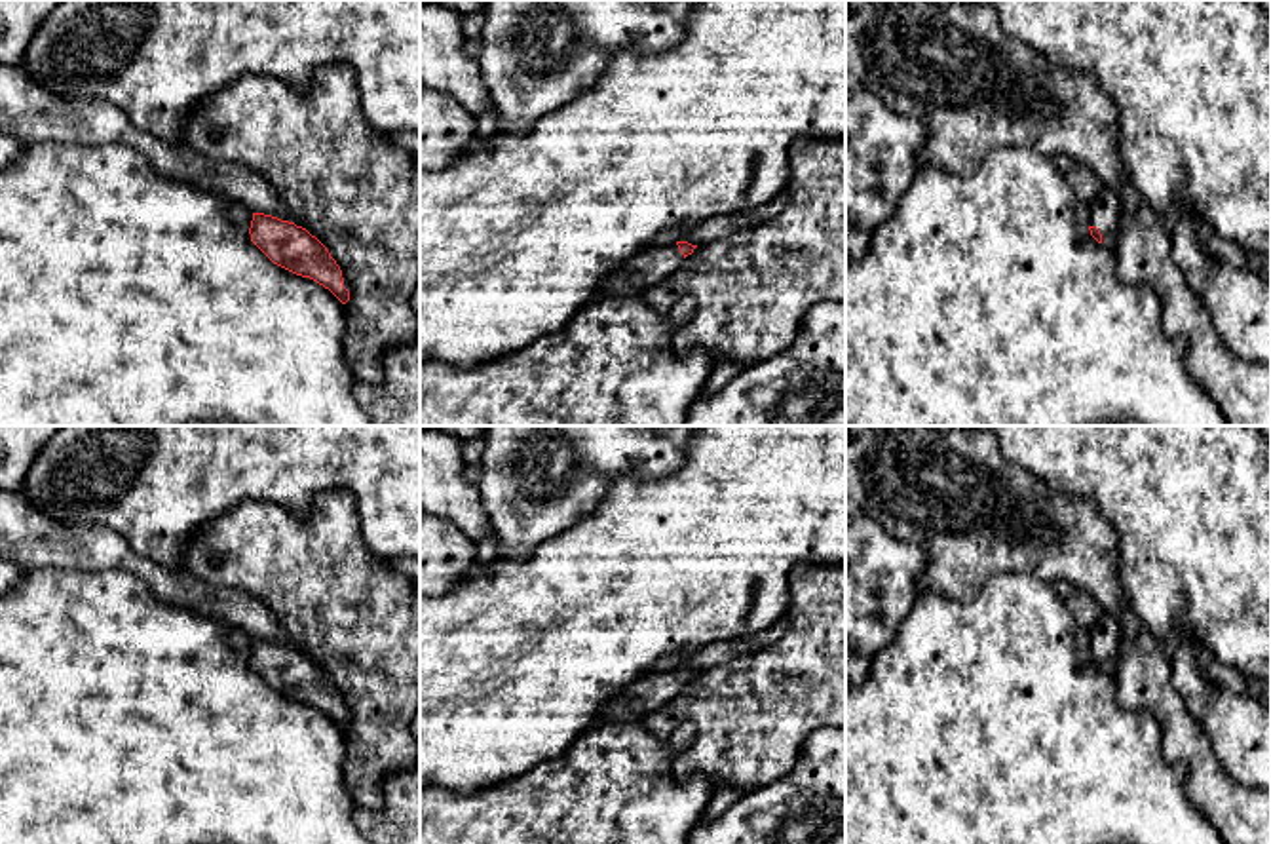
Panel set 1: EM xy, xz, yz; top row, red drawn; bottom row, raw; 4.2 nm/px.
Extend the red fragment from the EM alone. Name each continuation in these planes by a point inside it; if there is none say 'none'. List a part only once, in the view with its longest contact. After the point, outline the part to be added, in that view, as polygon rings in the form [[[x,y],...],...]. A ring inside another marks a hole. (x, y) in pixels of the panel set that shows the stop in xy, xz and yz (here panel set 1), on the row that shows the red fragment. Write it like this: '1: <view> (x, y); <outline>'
1: yz (1104, 210); [[[1102,188],[1100,194],[1087,207],[1089,226],[1096,226],[1102,234],[1102,245],[1115,249],[1119,230],[1119,200],[1117,196]]]

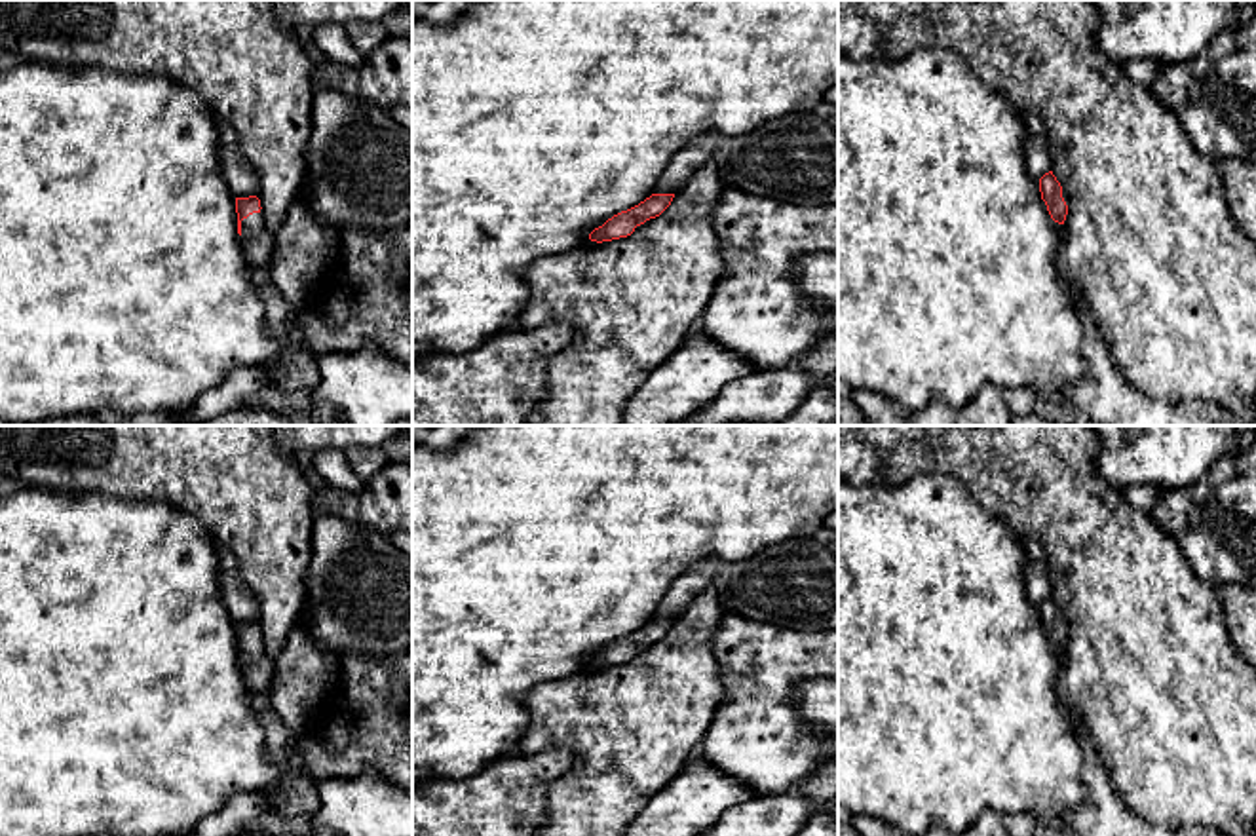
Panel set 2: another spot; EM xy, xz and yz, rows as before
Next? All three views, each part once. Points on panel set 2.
1: xy (259, 244); [[[253,213],[241,220],[241,245],[251,264],[268,270],[277,238],[266,228],[262,213]]]

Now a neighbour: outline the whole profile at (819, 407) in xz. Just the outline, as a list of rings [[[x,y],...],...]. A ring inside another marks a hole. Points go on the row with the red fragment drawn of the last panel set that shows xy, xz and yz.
[[[838,370],[811,386],[800,407],[779,426],[838,426]]]

